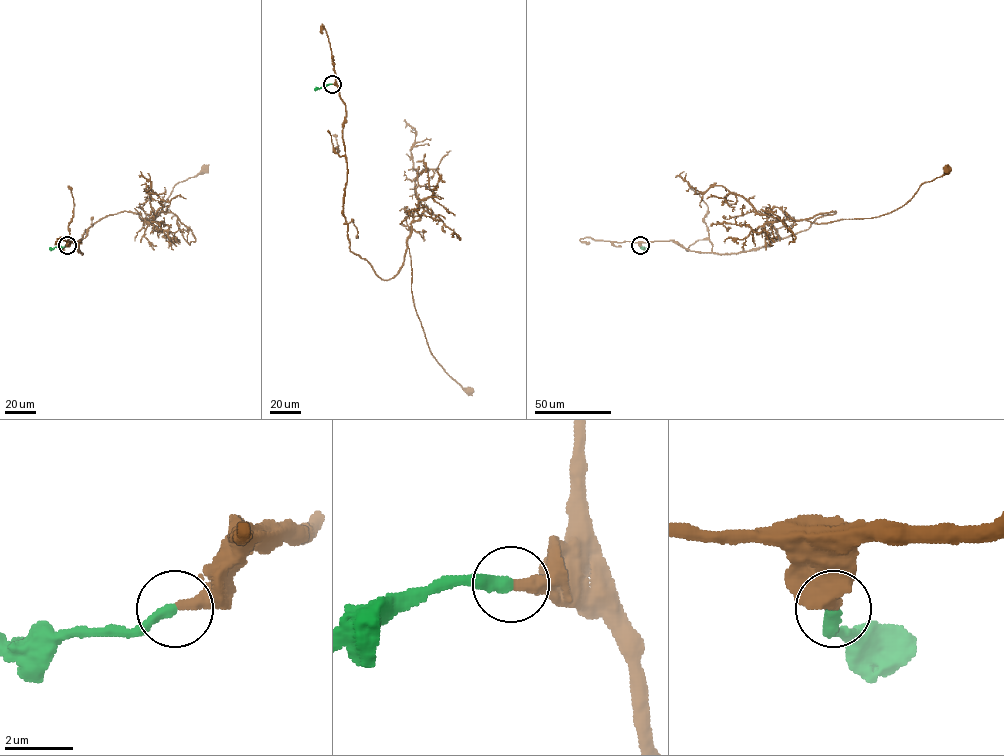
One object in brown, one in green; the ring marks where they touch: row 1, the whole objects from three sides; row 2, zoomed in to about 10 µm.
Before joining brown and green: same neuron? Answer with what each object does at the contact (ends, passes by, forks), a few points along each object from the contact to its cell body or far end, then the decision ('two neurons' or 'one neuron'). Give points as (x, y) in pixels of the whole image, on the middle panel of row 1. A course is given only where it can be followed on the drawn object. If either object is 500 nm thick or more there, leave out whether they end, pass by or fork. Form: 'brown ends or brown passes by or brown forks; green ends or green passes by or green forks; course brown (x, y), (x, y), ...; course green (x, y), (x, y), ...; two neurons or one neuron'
brown passes by; green ends; course brown (332, 84), (346, 115), (343, 215), (350, 250), (387, 280), (409, 248), (413, 300), (431, 353), (470, 389); course green (332, 84), (314, 89); one neuron

